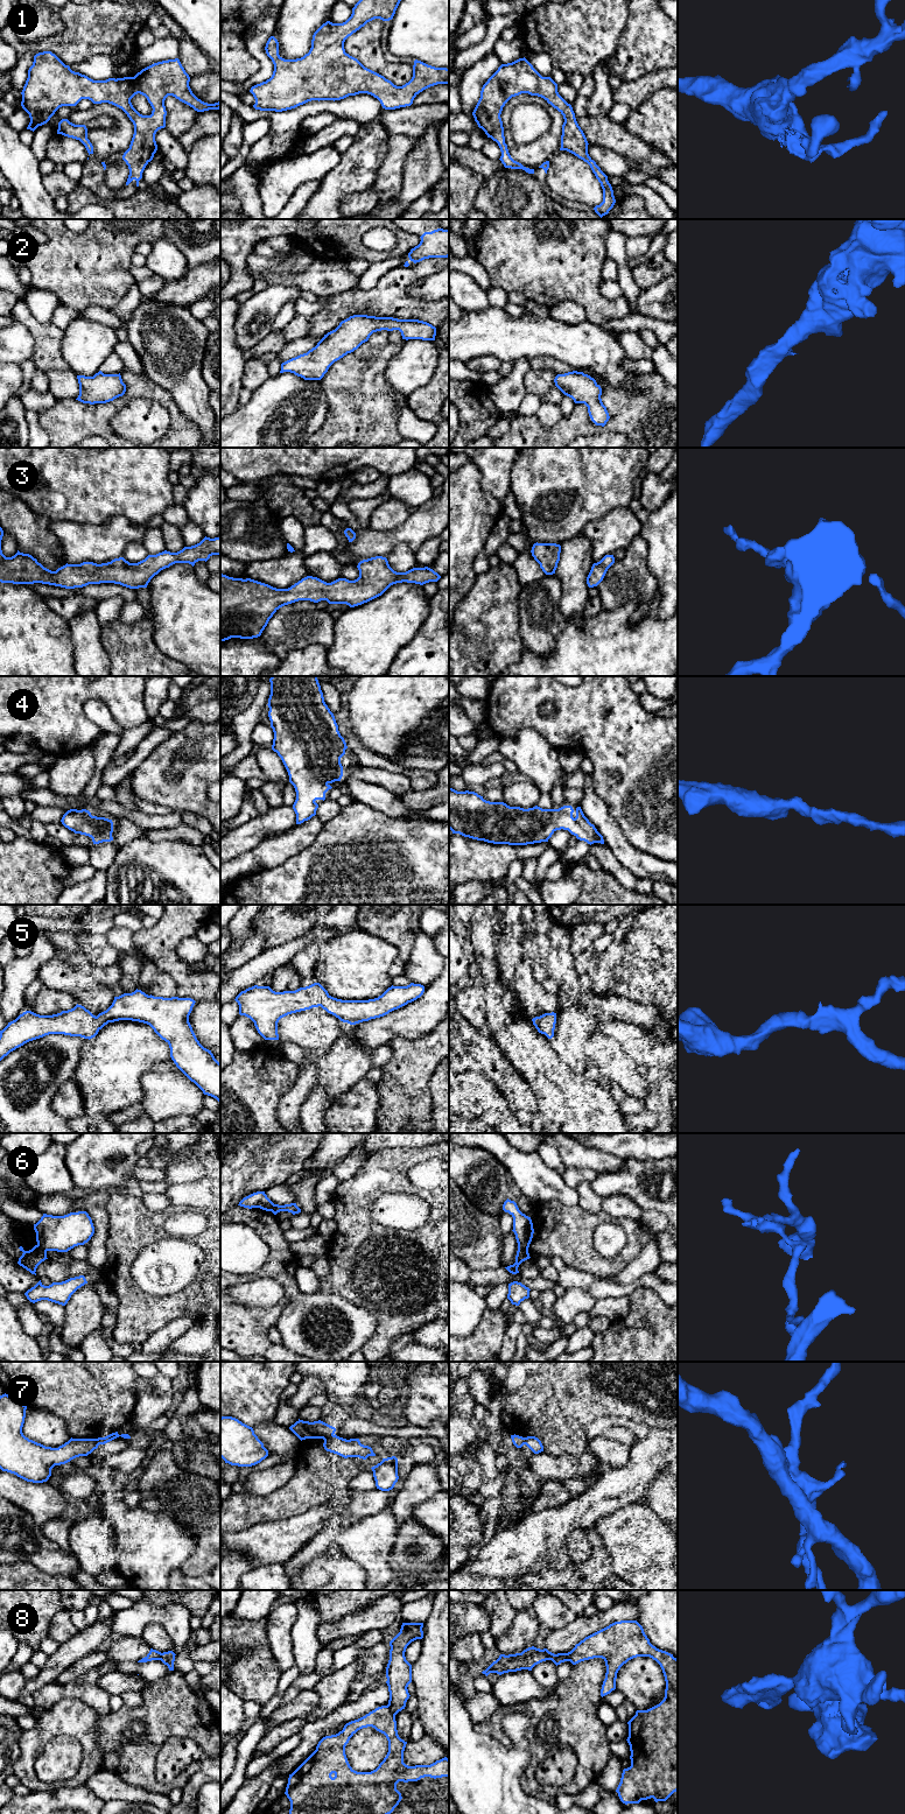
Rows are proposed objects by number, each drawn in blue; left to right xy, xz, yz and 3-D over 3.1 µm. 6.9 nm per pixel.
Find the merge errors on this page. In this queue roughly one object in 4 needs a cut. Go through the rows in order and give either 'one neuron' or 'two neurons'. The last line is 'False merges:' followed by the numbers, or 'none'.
1: one neuron
2: one neuron
3: one neuron
4: one neuron
5: one neuron
6: two neurons
7: two neurons
8: two neurons
False merges: 6, 7, 8

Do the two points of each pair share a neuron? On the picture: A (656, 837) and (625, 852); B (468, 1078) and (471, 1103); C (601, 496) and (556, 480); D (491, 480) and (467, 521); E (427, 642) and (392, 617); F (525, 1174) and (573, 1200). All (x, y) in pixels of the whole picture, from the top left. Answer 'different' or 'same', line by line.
A: different
B: same
C: same
D: different
E: different
F: same

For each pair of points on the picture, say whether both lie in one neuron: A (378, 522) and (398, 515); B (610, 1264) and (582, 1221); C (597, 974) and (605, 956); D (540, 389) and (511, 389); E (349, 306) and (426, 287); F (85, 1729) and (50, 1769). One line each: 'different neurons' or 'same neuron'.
A: same neuron
B: same neuron
C: same neuron
D: different neurons
E: different neurons
F: different neurons

